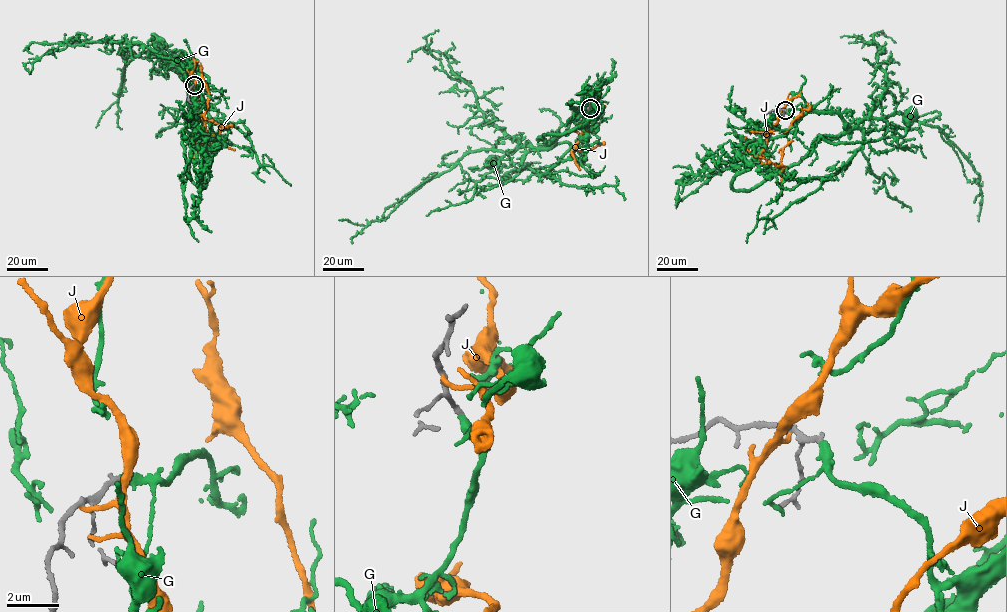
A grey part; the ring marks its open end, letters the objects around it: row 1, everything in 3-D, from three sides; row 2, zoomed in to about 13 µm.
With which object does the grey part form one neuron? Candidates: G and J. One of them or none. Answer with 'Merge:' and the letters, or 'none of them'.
Merge: G

